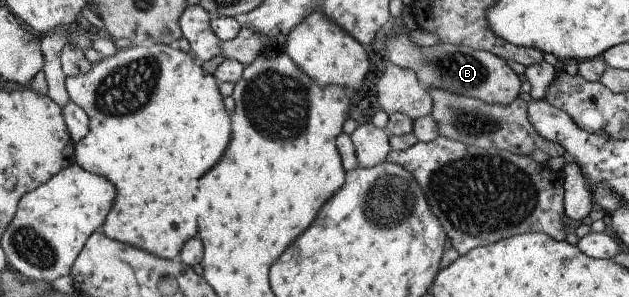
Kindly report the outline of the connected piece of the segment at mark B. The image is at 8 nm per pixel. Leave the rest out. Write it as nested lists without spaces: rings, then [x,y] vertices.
[[[409,33],[391,37],[387,35],[389,61],[416,72],[418,81],[424,89],[442,88],[463,96],[478,98],[491,104],[512,103],[520,93],[523,80],[508,62],[486,50],[475,50],[468,46],[434,44],[432,47],[417,47],[410,41]]]

